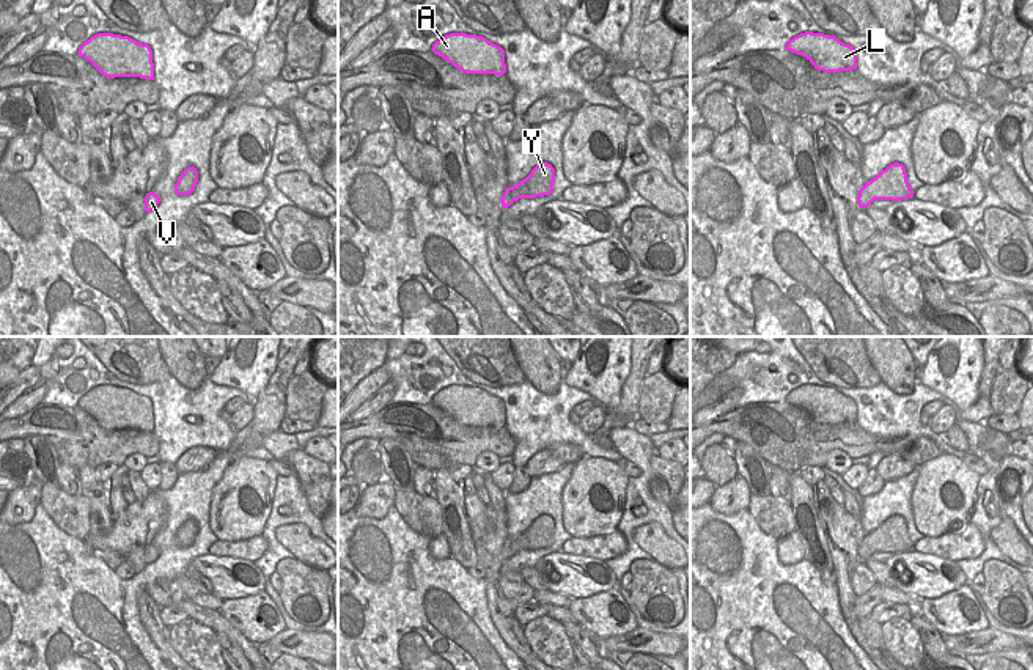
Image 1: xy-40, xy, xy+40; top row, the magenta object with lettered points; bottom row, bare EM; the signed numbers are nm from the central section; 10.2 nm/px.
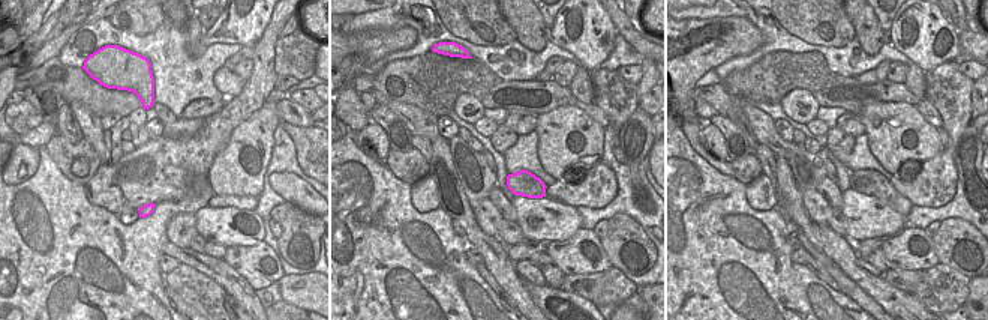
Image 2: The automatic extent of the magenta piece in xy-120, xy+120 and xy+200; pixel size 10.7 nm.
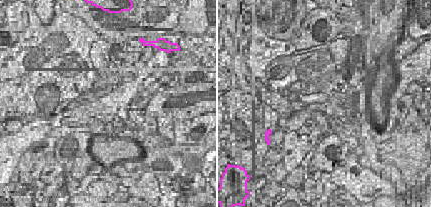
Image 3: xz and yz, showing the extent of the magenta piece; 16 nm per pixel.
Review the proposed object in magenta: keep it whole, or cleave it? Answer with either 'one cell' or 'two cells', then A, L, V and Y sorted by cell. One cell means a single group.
one cell | A L V Y

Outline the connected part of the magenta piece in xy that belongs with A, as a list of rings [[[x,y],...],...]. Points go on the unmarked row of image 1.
[[[450,385],[436,393],[431,403],[465,426],[506,425],[505,403],[483,388]]]

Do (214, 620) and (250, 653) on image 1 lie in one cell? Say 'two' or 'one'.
one

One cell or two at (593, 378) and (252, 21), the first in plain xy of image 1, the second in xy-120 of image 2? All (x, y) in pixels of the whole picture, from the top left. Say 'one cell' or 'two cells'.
one cell

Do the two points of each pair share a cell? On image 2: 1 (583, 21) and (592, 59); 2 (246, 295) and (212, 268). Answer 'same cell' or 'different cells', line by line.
1: same cell
2: same cell

